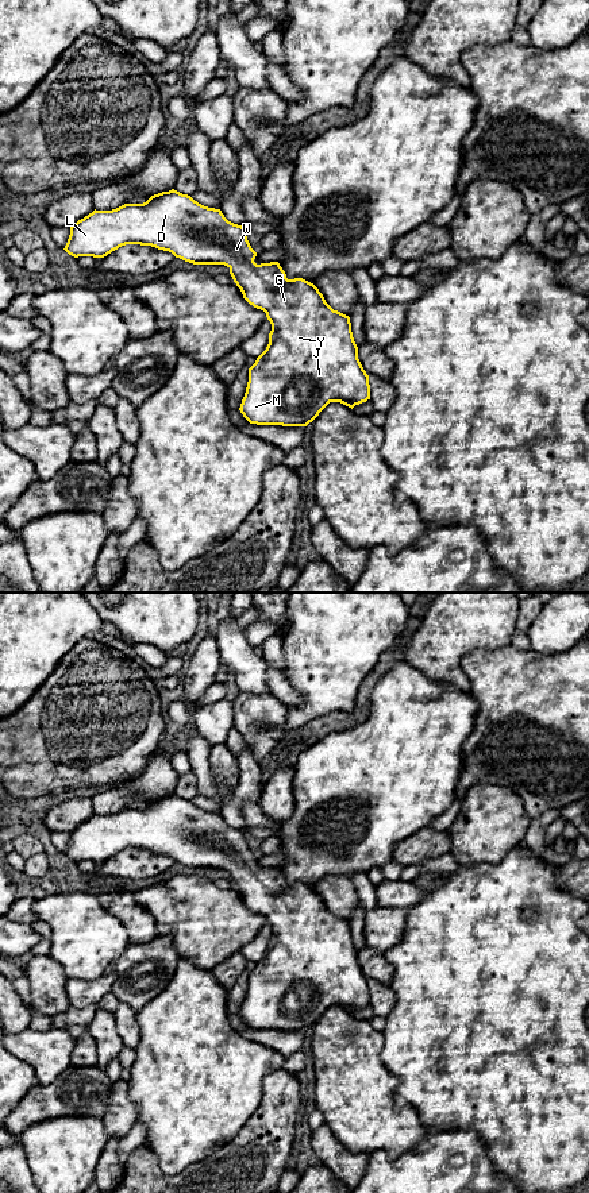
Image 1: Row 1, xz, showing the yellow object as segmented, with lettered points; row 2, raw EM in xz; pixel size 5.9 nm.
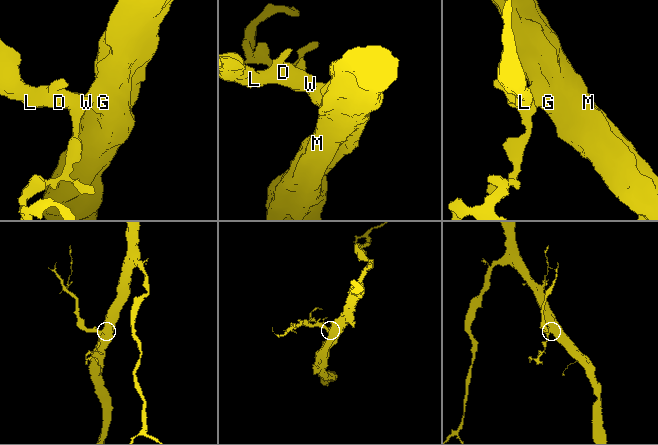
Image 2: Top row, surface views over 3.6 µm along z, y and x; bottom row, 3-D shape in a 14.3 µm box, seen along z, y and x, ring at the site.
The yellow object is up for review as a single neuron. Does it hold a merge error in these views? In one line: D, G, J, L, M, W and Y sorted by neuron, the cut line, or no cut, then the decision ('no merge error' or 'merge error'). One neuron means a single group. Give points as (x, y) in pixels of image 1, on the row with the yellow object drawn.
groups D G J L M W Y; cut none; no merge error

